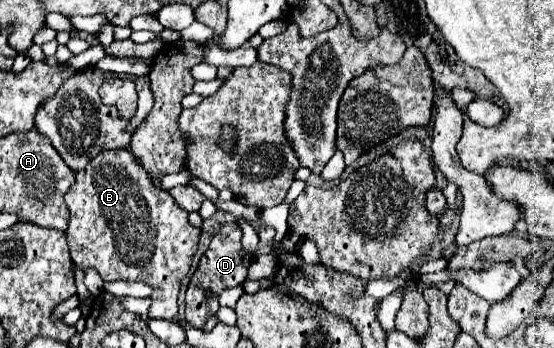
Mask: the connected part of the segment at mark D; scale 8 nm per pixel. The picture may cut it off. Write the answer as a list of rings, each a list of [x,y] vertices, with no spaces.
[[[236,222],[224,224],[222,230],[212,238],[206,254],[200,258],[198,270],[194,272],[194,276],[188,284],[188,290],[186,290],[186,320],[194,328],[204,328],[206,320],[218,312],[218,308],[220,308],[218,298],[220,298],[222,290],[238,286],[246,280],[252,258],[242,250],[240,238],[242,238],[242,228]]]

